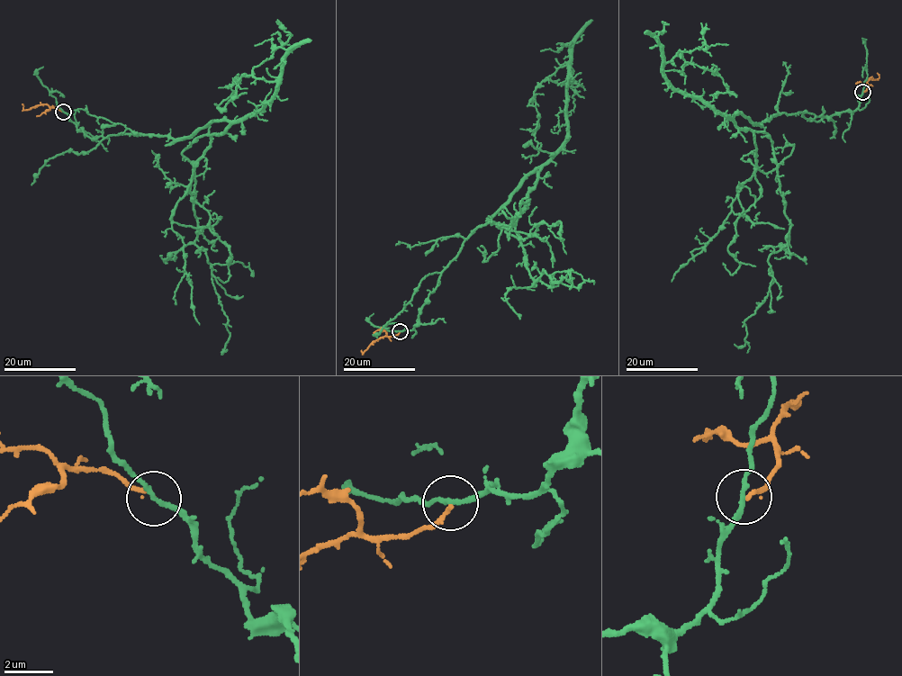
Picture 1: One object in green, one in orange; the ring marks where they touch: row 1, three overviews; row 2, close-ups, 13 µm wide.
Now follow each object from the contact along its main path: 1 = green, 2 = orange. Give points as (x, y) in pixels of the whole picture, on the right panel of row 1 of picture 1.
1: (863, 91), (853, 112), (733, 118), (771, 138), (790, 224), (745, 345), (734, 344)
2: (863, 91), (868, 87), (869, 77), (878, 79), (877, 73)

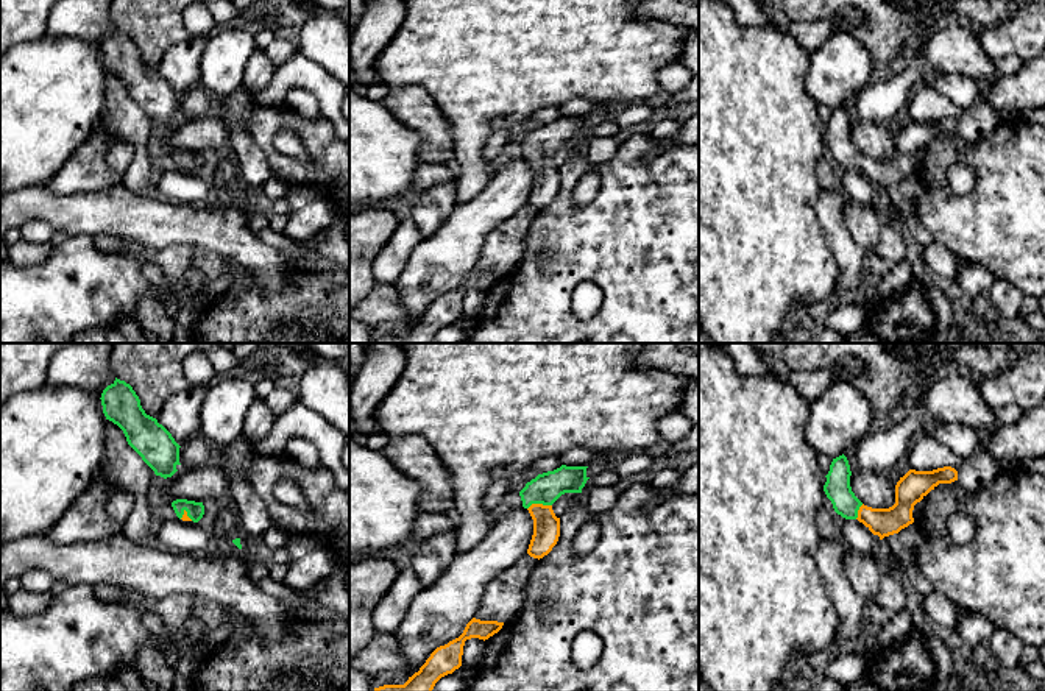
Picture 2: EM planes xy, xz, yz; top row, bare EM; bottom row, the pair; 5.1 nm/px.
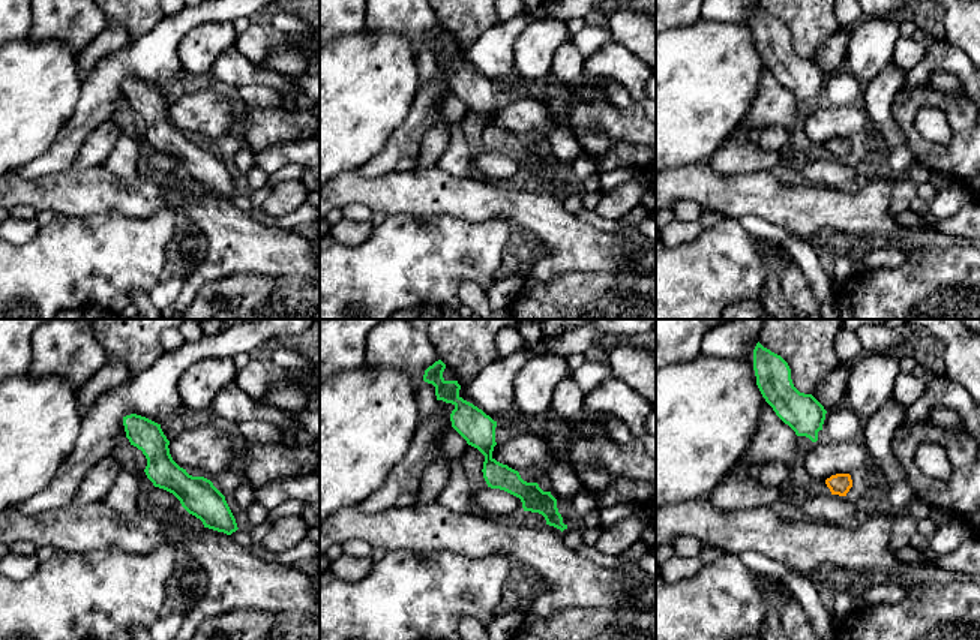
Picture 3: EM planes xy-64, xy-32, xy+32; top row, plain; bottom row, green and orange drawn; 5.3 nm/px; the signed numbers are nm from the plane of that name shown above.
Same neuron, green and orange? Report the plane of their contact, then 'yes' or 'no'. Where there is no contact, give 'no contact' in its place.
meets green in xz; yes

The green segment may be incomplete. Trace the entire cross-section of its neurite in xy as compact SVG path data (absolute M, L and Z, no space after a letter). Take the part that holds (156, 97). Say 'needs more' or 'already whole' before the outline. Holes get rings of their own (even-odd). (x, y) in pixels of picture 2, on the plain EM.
already whole; M115 28L101 44L106 70L117 75L128 95L164 129L172 128L179 114L179 95L172 84L145 64L140 50L129 34Z

